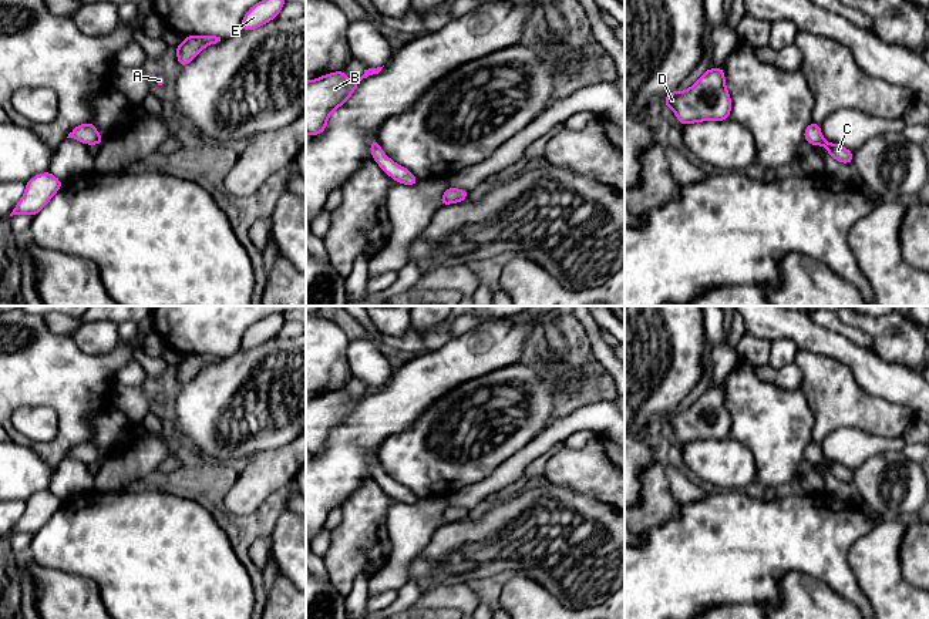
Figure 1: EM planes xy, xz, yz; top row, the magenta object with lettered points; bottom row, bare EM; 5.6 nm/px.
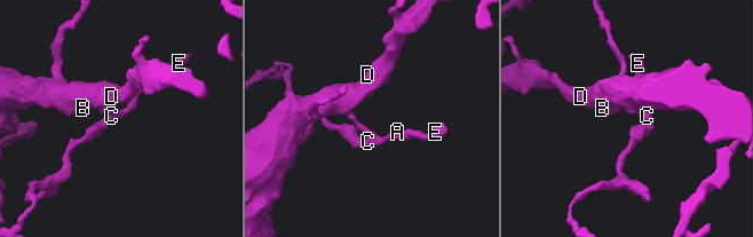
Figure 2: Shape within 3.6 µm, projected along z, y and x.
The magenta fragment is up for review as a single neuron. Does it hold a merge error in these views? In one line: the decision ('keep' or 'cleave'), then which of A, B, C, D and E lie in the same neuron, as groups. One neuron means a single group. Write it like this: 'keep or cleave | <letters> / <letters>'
cleave | A C E / B D

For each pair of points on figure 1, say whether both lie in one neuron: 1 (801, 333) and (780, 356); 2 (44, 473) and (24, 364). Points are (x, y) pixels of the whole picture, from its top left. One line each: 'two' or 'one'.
1: two
2: two

